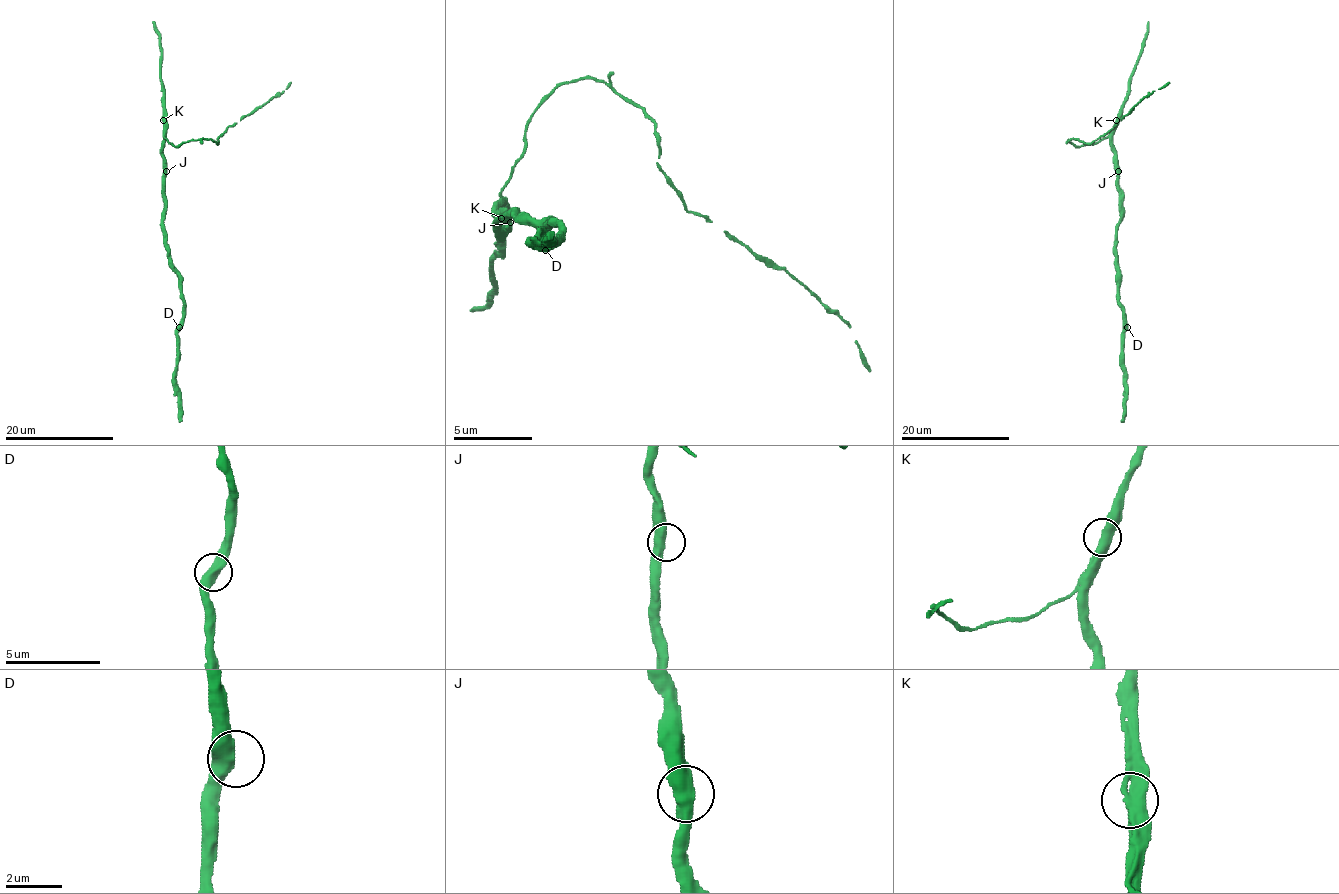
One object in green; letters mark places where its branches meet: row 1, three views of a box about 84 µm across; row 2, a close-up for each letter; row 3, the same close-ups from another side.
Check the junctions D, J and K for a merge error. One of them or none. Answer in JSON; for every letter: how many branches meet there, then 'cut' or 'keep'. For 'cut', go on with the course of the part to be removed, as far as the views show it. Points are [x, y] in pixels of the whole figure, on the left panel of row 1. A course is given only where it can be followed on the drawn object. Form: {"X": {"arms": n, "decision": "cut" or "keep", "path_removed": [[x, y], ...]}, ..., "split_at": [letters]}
{"D": {"arms": 2, "decision": "keep"}, "J": {"arms": 2, "decision": "keep"}, "K": {"arms": 2, "decision": "keep"}, "split_at": []}

